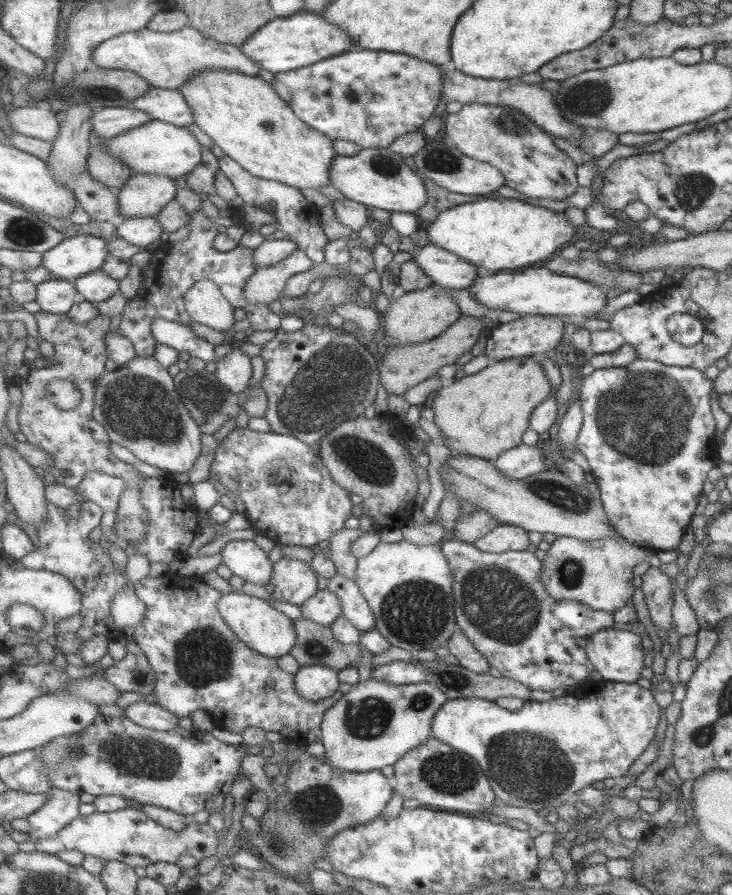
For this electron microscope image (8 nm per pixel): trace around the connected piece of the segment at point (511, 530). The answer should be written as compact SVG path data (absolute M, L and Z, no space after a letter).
M501 524L474 542L483 552L504 553L507 551L524 551L531 546L529 531L514 525Z

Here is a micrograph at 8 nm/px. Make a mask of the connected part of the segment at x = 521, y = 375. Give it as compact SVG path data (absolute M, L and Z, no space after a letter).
M527 356L491 362L475 375L465 375L457 382L448 382L432 400L435 423L439 425L445 437L440 443L454 454L460 453L497 462L503 452L508 452L523 443L525 430L531 428L533 412L551 397L554 391L551 380L545 376L545 370L539 364L539 357Z

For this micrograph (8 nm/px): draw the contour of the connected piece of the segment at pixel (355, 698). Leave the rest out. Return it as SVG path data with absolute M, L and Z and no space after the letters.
M371 677L364 683L352 686L351 690L326 712L322 724L325 755L337 768L351 772L369 772L394 765L408 752L425 744L433 736L436 714L448 700L442 690L427 681L399 685Z

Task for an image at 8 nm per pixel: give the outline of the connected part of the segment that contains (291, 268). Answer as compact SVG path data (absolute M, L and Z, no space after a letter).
M300 248L281 263L258 269L246 284L246 299L253 304L265 305L279 300L279 297L284 294L283 290L289 278L299 272L311 270L315 264L316 262L309 258L306 251Z

